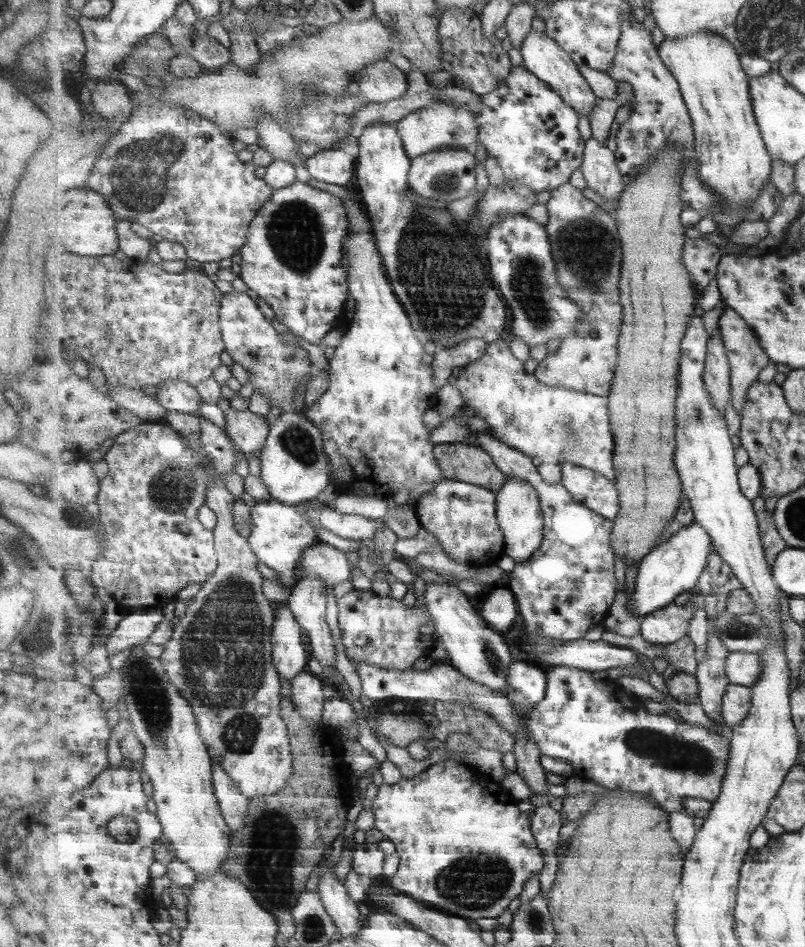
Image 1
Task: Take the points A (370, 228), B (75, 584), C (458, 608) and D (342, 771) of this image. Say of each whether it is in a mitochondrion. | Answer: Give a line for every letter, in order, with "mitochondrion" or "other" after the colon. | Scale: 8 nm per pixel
A: other
B: other
C: other
D: other

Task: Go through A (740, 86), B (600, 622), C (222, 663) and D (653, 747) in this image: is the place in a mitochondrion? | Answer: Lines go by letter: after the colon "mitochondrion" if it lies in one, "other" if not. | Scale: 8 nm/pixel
A: other
B: other
C: mitochondrion
D: mitochondrion

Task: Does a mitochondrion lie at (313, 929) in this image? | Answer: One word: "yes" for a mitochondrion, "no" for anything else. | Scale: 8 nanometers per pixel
yes

